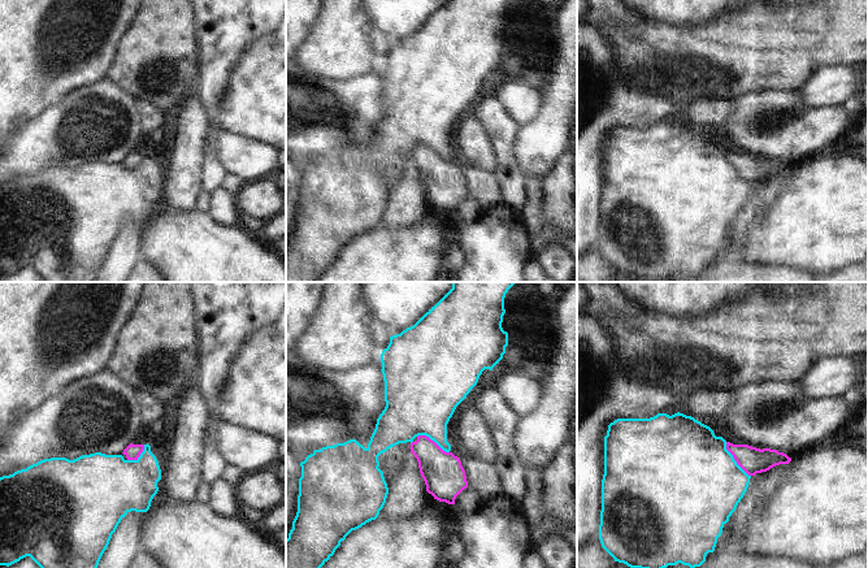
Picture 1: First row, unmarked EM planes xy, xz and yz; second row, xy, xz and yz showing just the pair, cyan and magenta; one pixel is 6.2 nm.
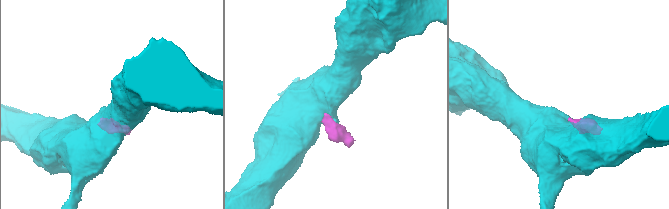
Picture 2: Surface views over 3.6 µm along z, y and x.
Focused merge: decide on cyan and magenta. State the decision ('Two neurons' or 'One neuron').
Two neurons

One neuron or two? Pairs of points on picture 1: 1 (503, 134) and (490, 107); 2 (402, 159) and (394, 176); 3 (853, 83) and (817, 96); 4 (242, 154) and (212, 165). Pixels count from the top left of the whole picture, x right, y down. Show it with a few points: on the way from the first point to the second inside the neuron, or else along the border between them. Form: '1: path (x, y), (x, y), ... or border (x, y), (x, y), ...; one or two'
1: path (500, 128), (491, 113); one
2: path (399, 163), (394, 172); one
3: path (843, 83), (827, 87); one
4: border (213, 133), (212, 151), (226, 172); two

